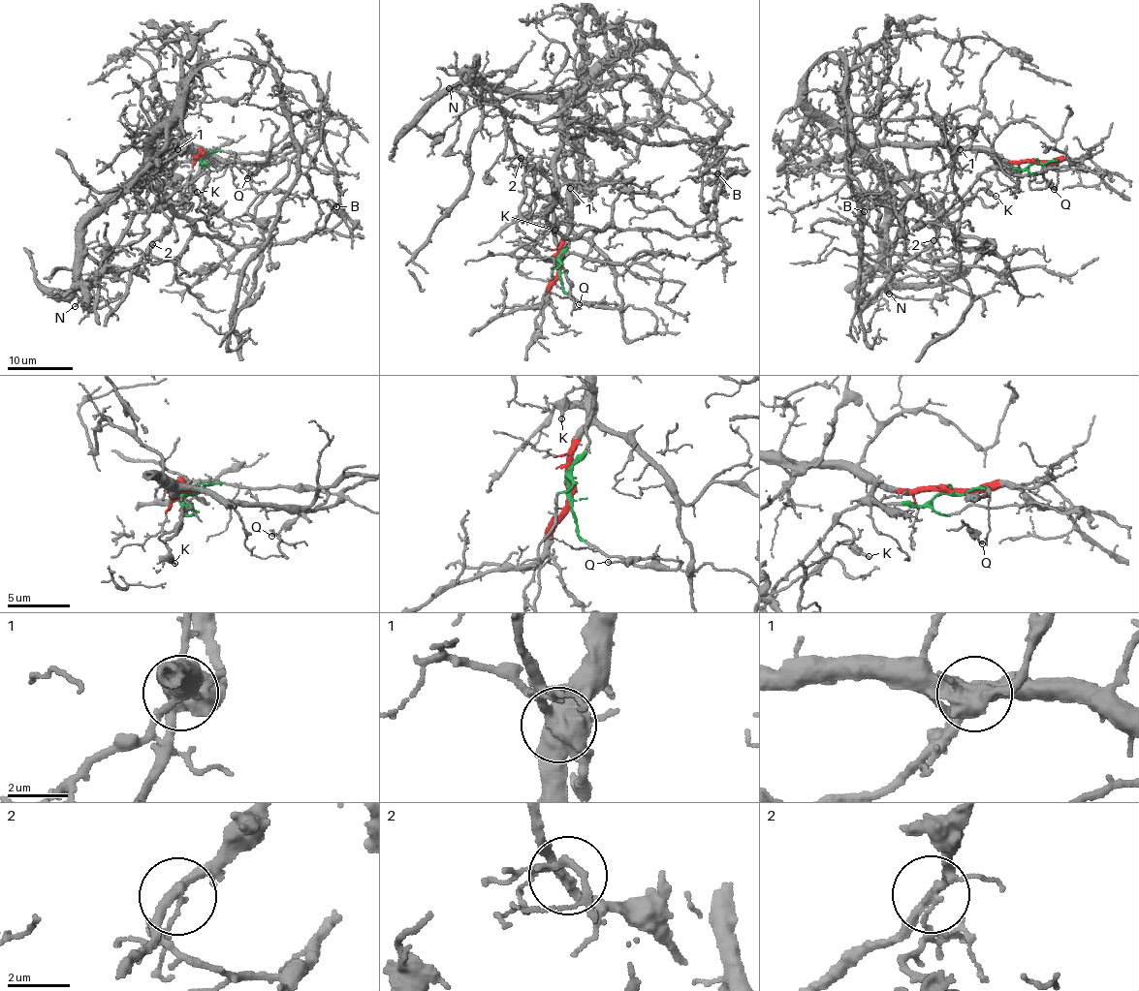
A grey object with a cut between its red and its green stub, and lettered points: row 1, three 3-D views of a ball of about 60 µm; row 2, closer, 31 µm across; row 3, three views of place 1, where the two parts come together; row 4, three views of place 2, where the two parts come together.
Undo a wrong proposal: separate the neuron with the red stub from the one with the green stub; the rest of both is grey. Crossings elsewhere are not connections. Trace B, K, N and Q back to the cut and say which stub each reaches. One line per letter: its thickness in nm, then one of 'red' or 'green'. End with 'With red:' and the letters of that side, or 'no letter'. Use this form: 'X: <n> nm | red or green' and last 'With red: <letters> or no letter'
B: 120 nm | red
K: 260 nm | green
N: 110 nm | green
Q: 160 nm | green
With red: B

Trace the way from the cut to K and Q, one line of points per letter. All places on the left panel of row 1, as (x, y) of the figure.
K: (205, 157), (200, 157), (205, 164), (199, 165), (197, 173), (189, 181), (197, 192)
Q: (205, 157), (220, 150), (273, 155), (275, 158), (246, 178)

